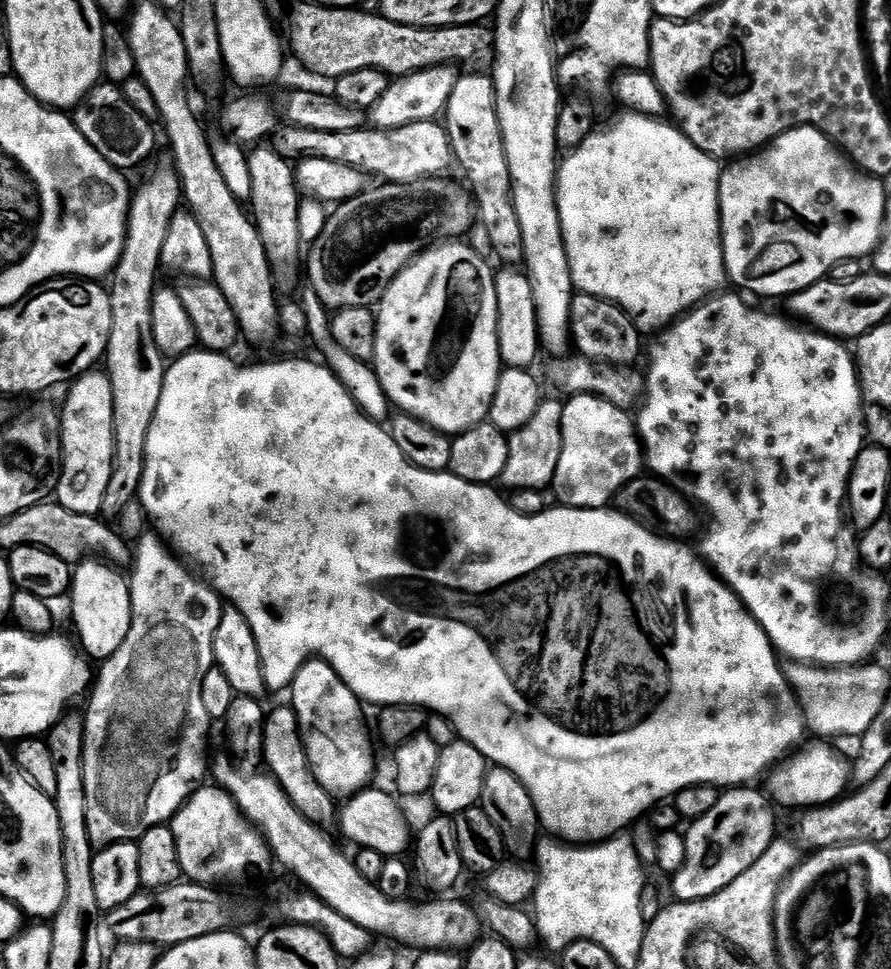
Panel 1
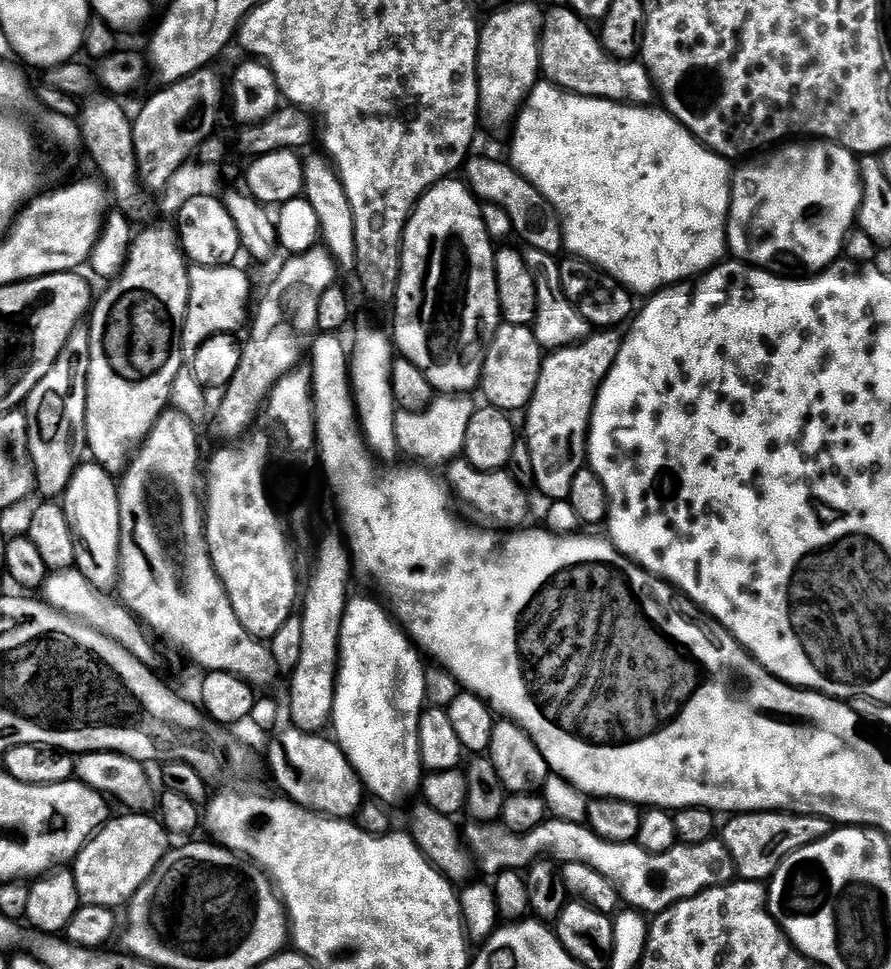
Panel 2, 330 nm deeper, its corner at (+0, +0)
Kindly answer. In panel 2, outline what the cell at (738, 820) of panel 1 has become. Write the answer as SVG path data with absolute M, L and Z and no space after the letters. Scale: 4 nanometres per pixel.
M548 818L543 824L539 824L537 828L529 832L510 832L503 825L494 822L491 824L472 822L469 825L464 830L465 843L479 869L481 866L490 876L497 876L509 870L527 869L541 858L547 858L560 866L582 862L586 866L590 866L590 870L598 870L598 874L602 874L602 878L609 880L616 888L617 897L629 909L635 909L643 914L664 912L686 898L694 898L699 892L705 892L707 888L717 888L719 884L731 884L736 876L736 868L732 864L723 839L720 838L713 838L697 844L677 842L670 850L666 850L662 854L654 854L642 850L642 846L635 842L620 843L604 840L596 832L593 832L587 823L575 824L574 822Z

